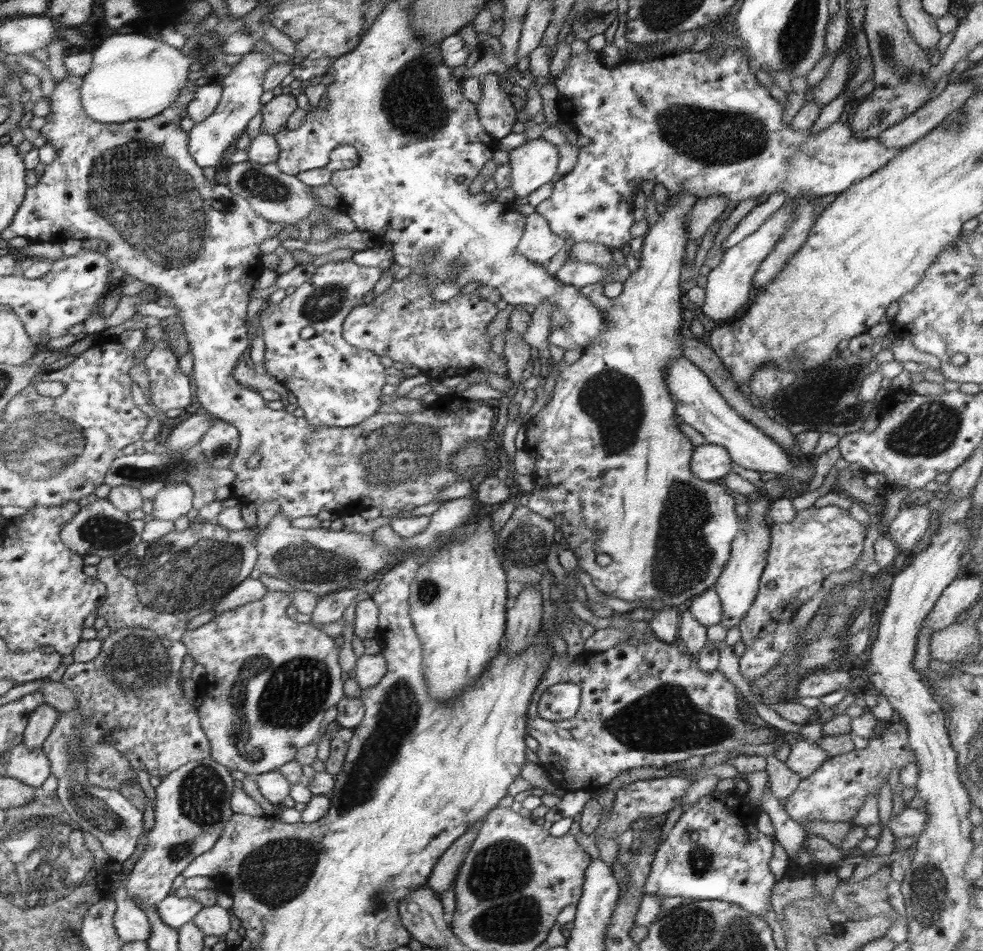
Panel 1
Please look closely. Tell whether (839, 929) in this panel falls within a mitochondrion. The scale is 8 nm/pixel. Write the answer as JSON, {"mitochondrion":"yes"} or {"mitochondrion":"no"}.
{"mitochondrion":"no"}

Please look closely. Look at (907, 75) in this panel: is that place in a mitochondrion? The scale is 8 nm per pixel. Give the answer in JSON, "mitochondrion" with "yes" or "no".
{"mitochondrion":"yes"}

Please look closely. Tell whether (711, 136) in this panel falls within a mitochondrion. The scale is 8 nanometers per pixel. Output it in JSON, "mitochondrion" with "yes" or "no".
{"mitochondrion":"yes"}

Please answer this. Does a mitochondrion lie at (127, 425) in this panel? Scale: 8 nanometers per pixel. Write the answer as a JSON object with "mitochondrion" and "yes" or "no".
{"mitochondrion":"no"}

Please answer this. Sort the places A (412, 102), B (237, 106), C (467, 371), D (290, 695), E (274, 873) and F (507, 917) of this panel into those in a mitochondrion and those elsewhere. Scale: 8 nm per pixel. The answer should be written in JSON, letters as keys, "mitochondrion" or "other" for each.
{"A":"mitochondrion","B":"mitochondrion","C":"other","D":"mitochondrion","E":"mitochondrion","F":"mitochondrion"}

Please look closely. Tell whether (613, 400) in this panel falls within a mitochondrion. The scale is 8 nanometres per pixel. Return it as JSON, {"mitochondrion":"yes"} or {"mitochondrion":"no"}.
{"mitochondrion":"yes"}

